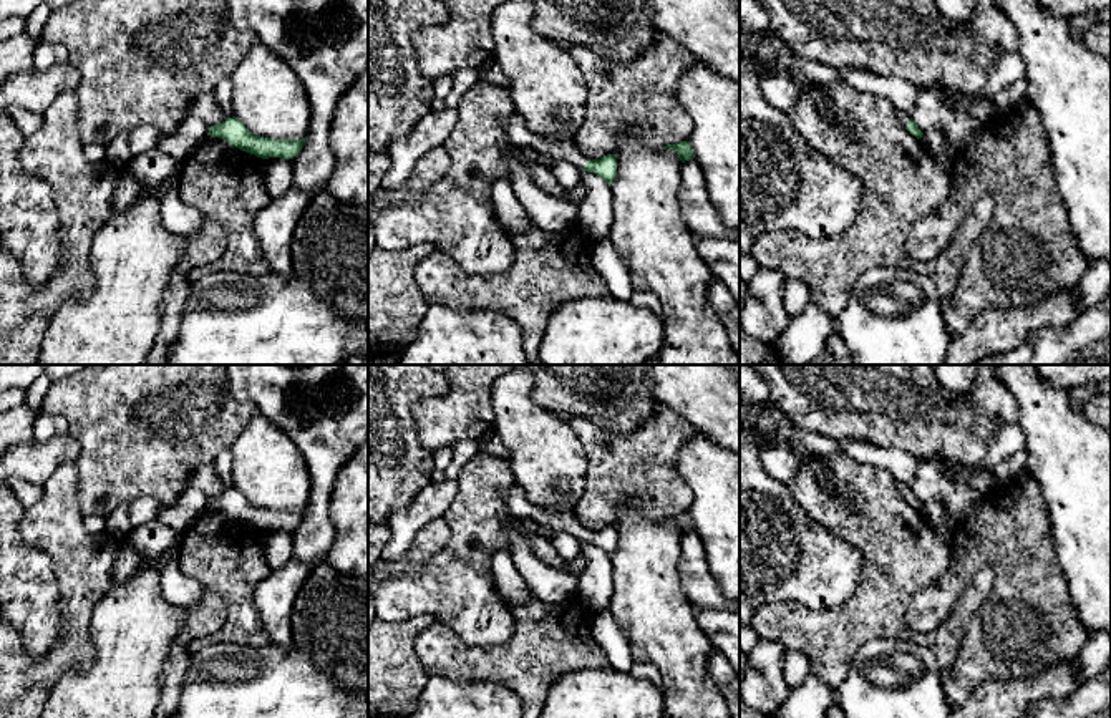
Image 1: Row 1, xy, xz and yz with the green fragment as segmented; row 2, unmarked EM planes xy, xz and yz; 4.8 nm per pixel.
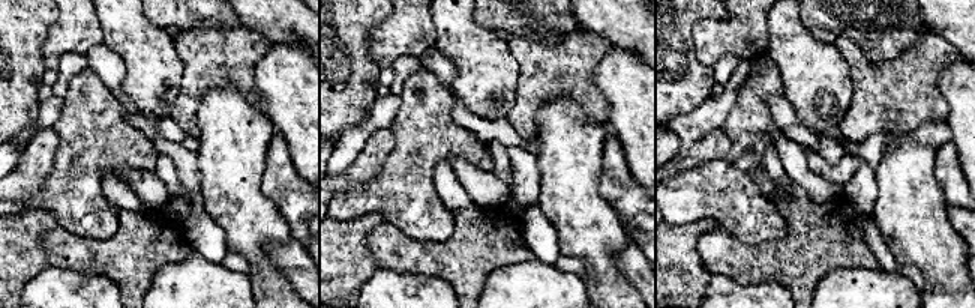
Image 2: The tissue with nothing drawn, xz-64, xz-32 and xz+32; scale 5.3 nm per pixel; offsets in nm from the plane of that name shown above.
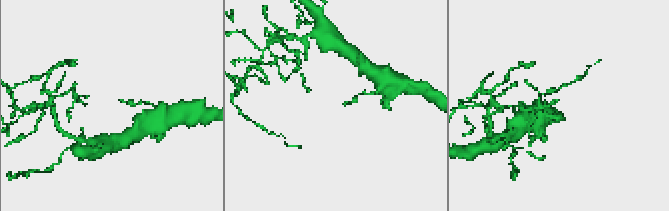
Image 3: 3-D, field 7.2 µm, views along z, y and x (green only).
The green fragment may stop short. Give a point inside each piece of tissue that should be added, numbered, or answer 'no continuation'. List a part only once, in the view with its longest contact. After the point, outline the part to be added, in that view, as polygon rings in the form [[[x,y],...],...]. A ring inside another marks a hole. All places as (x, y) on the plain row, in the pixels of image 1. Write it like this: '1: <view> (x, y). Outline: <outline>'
1: xz (518, 504). Outline: [[[514,488],[506,496],[506,507],[507,512],[514,517],[519,519],[529,517],[546,529],[565,531],[580,542],[584,541],[584,536],[589,532],[589,529],[579,522],[574,511],[560,512],[560,514],[546,512],[537,506],[531,504],[526,492],[521,488]]]

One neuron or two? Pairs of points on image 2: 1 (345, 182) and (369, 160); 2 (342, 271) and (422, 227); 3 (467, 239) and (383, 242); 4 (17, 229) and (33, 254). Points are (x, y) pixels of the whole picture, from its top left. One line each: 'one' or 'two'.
1: one
2: two
3: one
4: one

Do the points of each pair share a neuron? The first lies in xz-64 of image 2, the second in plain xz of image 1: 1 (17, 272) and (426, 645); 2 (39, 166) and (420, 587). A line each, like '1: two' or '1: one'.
1: two
2: two

